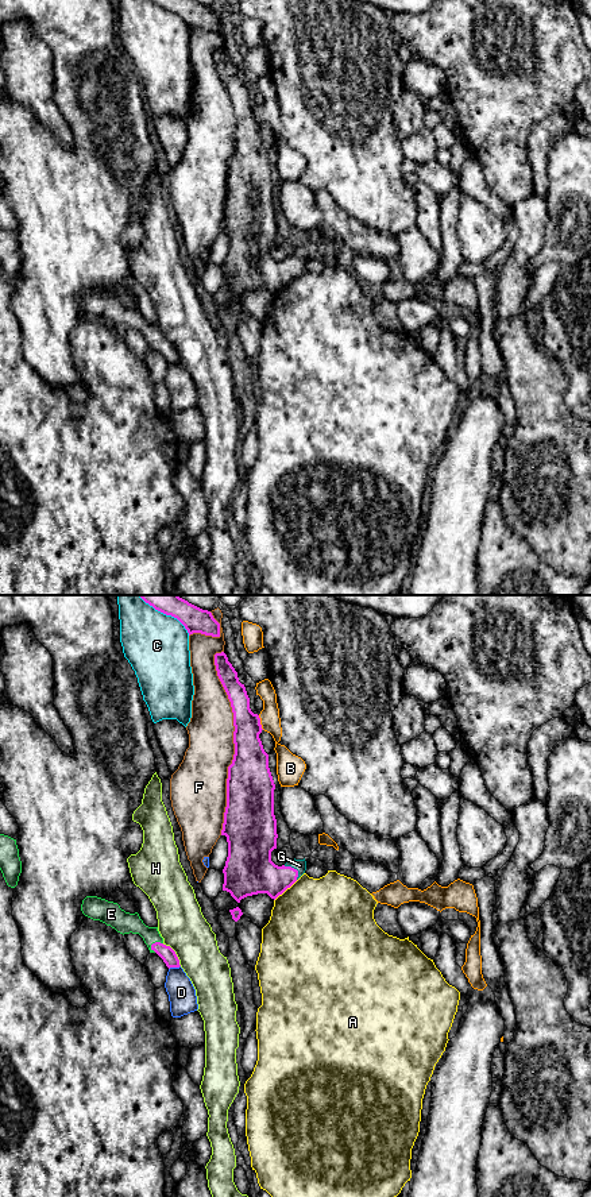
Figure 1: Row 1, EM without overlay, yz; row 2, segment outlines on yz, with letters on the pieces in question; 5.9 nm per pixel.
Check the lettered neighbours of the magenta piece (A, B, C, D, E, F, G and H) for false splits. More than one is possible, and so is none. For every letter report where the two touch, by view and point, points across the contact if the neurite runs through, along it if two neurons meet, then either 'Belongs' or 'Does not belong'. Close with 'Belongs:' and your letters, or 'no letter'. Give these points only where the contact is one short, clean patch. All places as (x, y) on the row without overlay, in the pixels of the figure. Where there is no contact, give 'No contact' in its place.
A: Touches magenta at yz (285, 285). Does not belong
B: Touches magenta at yz (259, 118). Does not belong
C: Touches magenta at yz (170, 10). Does not belong
D: Touches magenta at yz (174, 362). Does not belong
E: Touches magenta at yz (155, 338). Path across: yz (166, 348), (155, 338), (135, 320), (123, 317). Belongs
F: Touches magenta at yz (234, 136). Does not belong
G: Touches magenta at yz (293, 263). Path across: yz (251, 266), (293, 263), (300, 261). Belongs
H: Touches magenta at yz (174, 348). Does not belong
Belongs: E, G

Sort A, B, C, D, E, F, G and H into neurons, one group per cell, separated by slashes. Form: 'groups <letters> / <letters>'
groups A / B / C / D / E G / F / H

